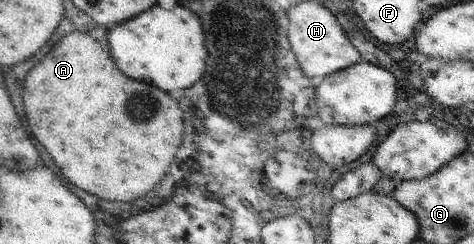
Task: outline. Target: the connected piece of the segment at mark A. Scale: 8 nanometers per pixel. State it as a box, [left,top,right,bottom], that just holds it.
[23,32,184,202]

